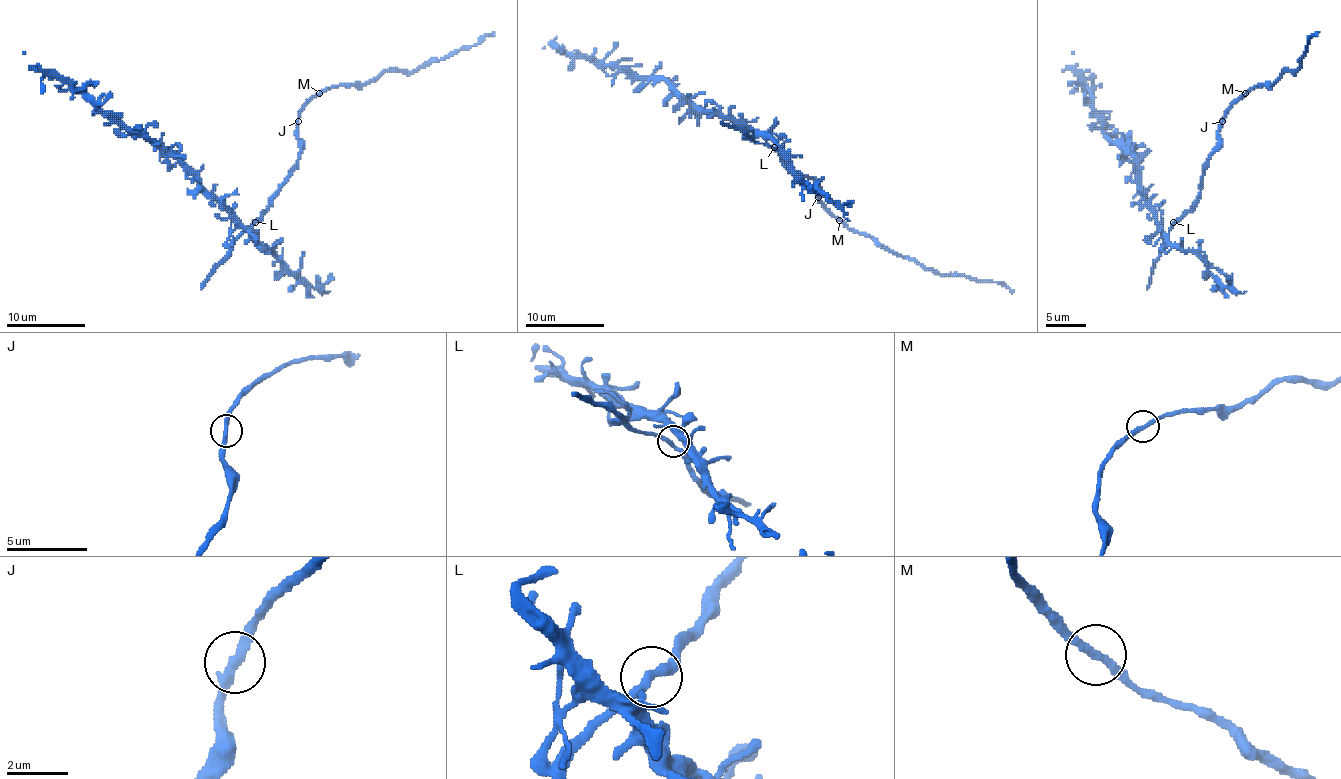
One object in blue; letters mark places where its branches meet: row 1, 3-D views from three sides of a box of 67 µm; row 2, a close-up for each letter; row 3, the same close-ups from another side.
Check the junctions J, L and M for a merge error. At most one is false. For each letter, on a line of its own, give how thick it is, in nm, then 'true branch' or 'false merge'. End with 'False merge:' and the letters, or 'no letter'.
J: 280 nm thick; true branch
L: 280 nm thick; true branch
M: 260 nm thick; false merge
False merge: M

